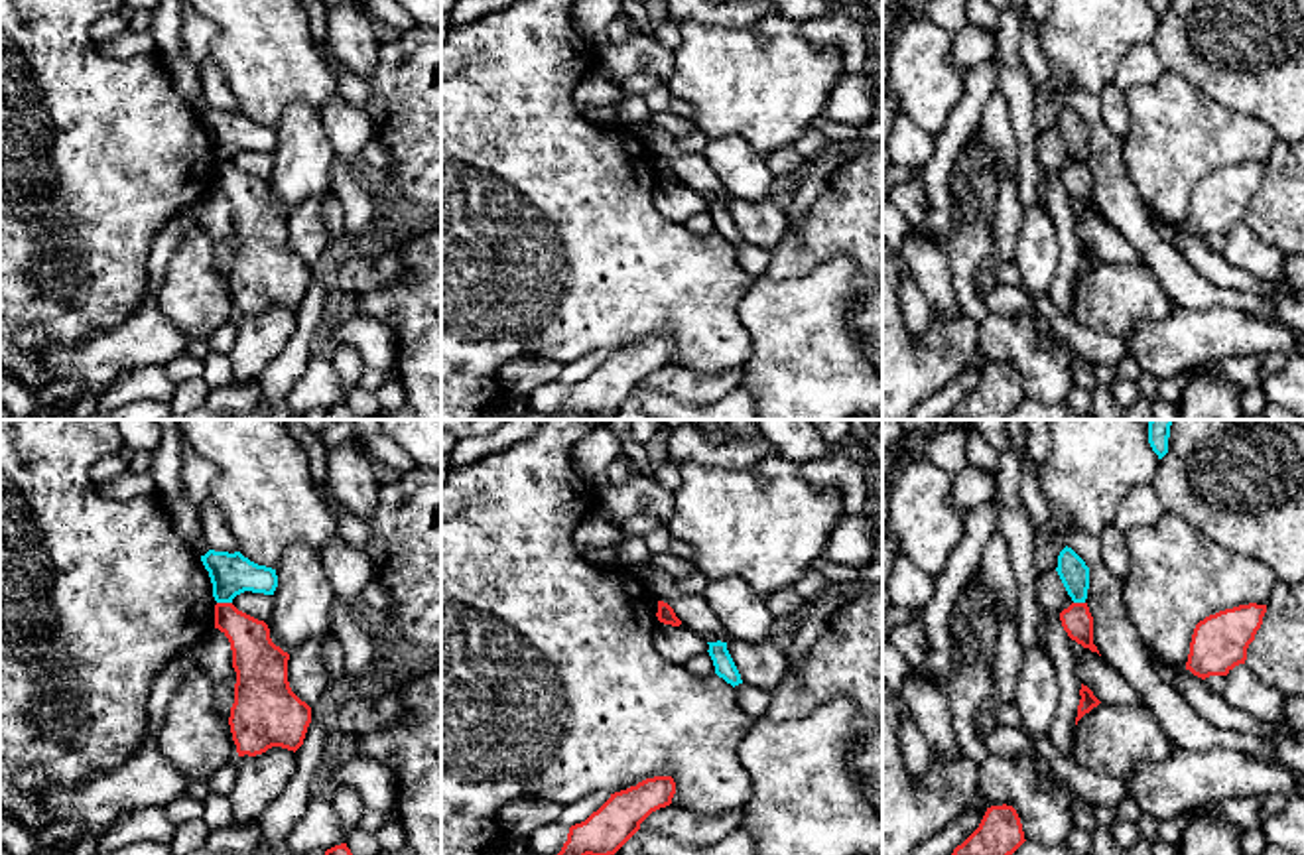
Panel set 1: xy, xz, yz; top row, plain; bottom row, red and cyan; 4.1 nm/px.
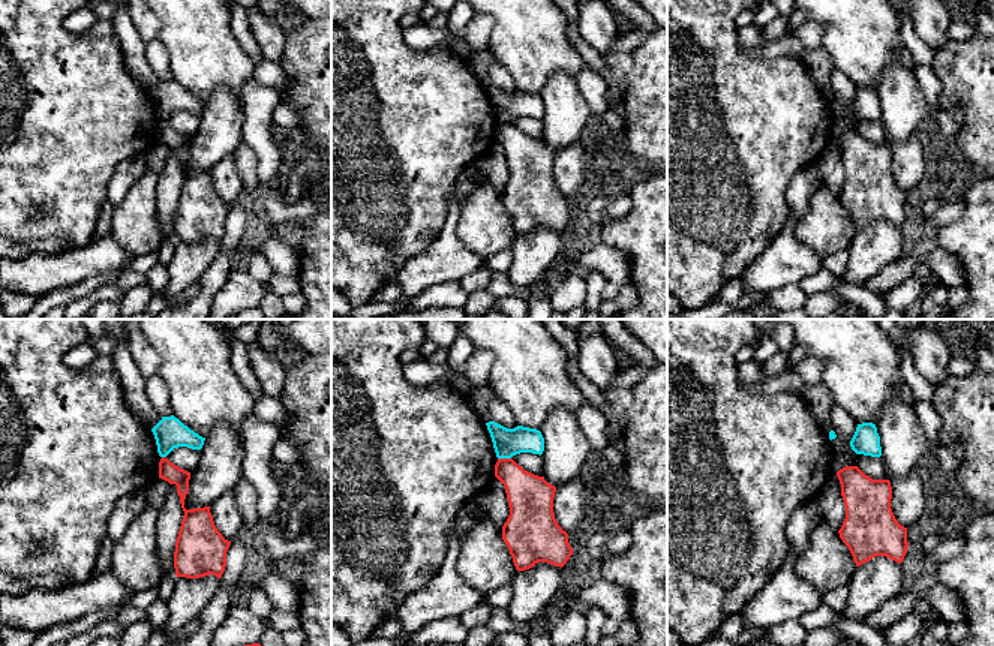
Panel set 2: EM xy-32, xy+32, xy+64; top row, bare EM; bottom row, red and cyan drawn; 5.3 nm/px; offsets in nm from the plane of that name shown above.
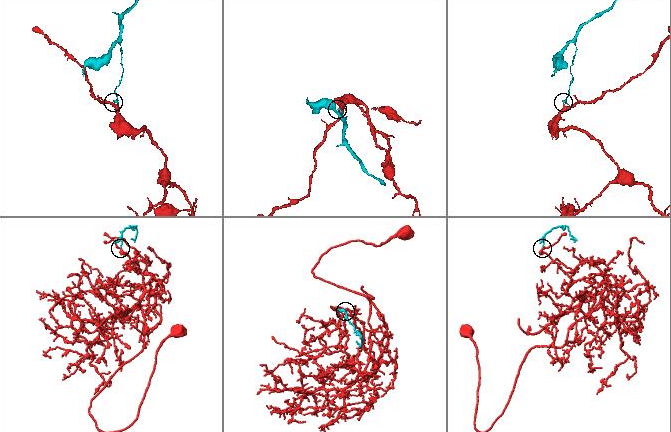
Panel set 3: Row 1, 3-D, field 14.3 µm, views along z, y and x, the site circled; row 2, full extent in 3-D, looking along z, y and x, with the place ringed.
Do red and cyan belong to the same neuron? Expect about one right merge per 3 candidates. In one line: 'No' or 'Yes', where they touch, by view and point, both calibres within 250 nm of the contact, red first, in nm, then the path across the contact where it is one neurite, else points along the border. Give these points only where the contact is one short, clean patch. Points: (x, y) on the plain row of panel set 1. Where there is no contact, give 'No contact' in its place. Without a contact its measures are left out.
No. Touches red at xy (225, 162). Thickness 190 nm (red) against 180 nm. Boundary: xy (217, 160), (231, 162)

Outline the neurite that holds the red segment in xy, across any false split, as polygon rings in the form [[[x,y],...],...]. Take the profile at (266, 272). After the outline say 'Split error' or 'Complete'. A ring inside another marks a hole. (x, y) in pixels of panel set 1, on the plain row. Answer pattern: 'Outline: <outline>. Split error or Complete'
Outline: [[[232,162],[215,164],[215,187],[228,197],[232,209],[236,242],[228,284],[238,315],[256,315],[272,305],[282,305],[295,311],[303,303],[311,282],[311,266],[290,246],[290,213],[272,201],[270,187],[264,179],[238,169]]]. Complete

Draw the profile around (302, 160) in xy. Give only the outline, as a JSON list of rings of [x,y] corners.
[[[305,102],[284,110],[276,134],[274,169],[266,183],[272,201],[292,213],[301,201],[329,191],[333,144],[321,112]]]

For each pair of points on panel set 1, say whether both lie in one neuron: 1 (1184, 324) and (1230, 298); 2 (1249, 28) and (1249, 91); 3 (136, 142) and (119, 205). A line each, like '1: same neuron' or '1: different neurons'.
1: different neurons
2: same neuron
3: same neuron

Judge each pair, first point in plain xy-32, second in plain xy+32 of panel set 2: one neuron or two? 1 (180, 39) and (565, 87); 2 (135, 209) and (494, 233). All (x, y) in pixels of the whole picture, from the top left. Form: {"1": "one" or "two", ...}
{"1": "two", "2": "one"}

